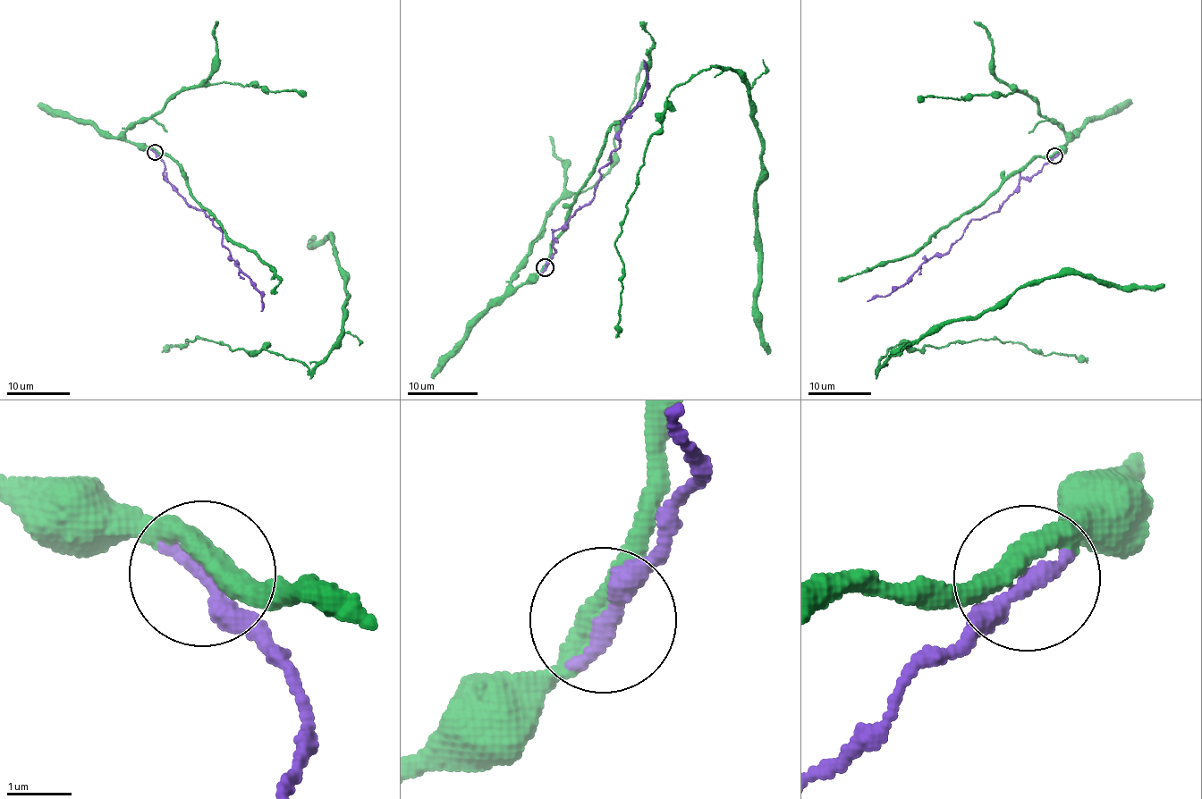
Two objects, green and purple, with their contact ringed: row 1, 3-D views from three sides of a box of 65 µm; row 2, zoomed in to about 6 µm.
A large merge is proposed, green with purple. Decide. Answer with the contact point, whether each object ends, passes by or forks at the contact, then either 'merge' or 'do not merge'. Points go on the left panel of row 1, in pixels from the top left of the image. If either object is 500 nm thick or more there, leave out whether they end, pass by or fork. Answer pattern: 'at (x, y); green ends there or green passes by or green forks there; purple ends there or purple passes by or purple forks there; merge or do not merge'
at (155, 152); green passes by; purple ends there; do not merge

